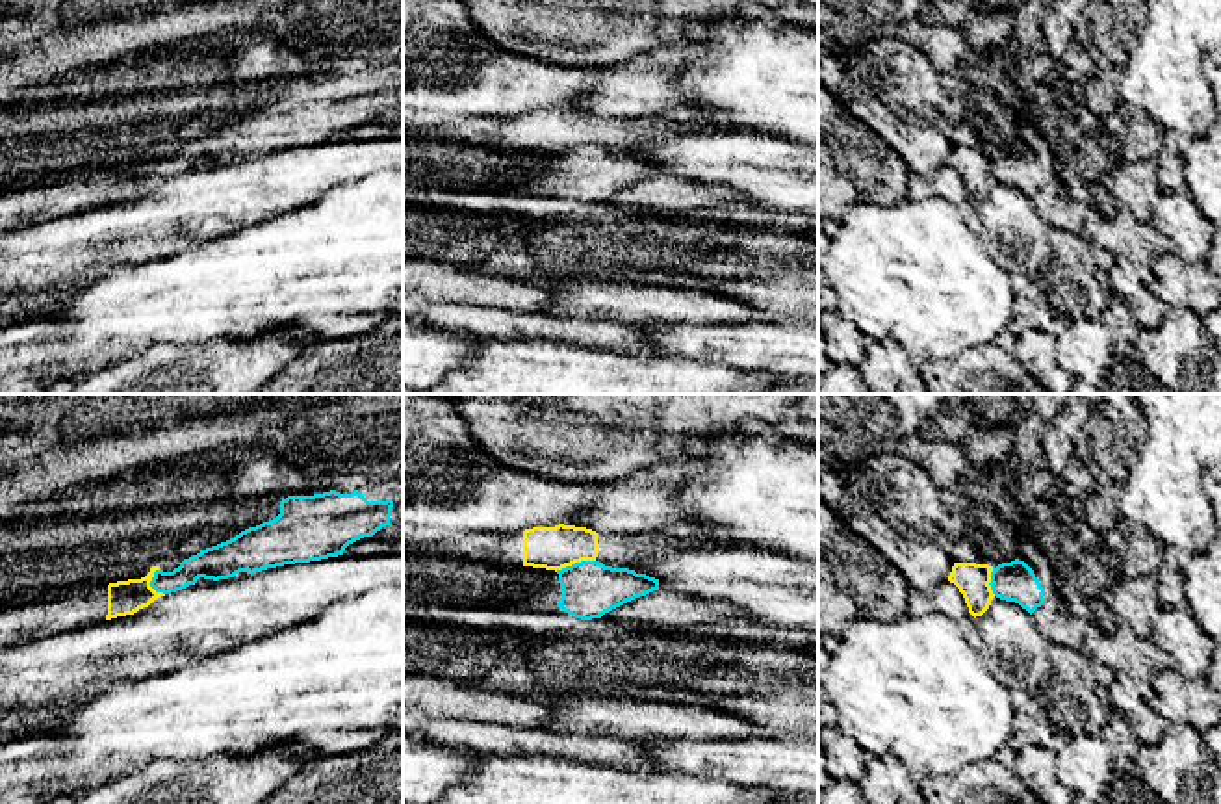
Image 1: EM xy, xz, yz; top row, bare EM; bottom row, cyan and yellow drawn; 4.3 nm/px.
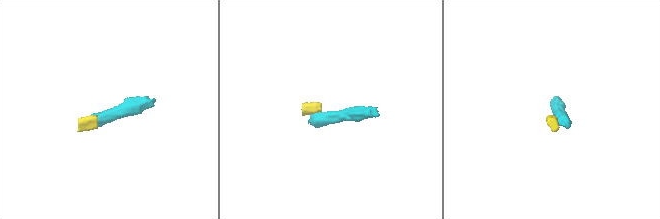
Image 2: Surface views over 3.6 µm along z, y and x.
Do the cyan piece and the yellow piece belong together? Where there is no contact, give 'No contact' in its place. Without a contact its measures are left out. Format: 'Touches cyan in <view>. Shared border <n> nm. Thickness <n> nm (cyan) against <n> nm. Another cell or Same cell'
Touches cyan in xz. Shared border 180 nm. Thickness 240 nm (cyan) against 190 nm. Another cell

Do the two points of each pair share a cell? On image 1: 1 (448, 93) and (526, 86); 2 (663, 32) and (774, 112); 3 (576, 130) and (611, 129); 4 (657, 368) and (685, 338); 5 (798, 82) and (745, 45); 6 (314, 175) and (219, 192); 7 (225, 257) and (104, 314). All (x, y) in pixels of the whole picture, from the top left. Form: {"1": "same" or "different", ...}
{"1": "same", "2": "different", "3": "same", "4": "different", "5": "same", "6": "same", "7": "same"}

